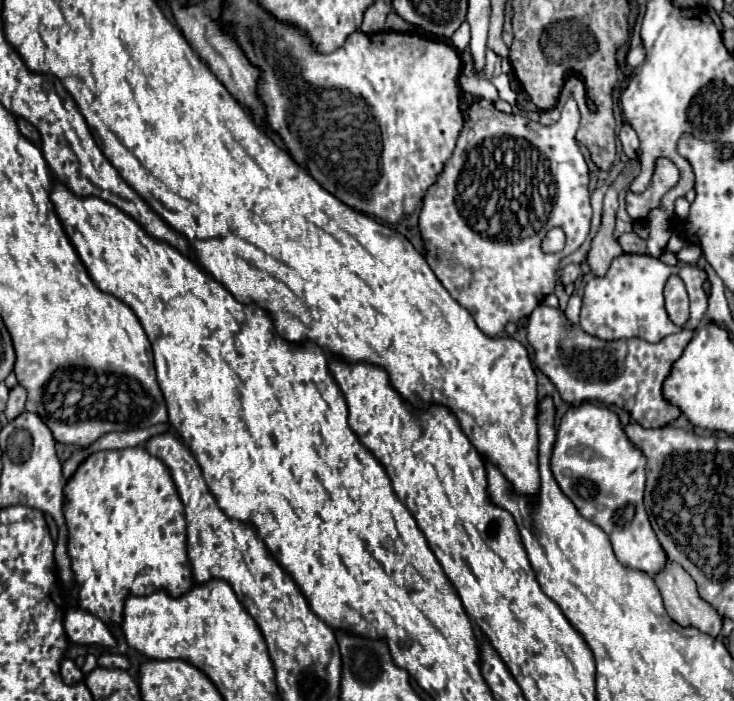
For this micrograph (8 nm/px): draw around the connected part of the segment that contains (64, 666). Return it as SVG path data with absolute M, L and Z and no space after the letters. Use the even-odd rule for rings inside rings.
M62 660L62 664L60 664L60 674L62 674L62 680L66 682L66 684L74 684L74 682L80 682L84 676L82 676L82 672L80 672L80 668L72 662L72 660Z

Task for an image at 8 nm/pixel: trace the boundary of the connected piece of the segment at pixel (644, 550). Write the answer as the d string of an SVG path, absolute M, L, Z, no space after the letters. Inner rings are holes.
M598 404L570 406L562 416L552 450L550 468L560 490L578 508L580 516L598 524L610 538L622 566L656 576L666 554L650 526L642 504L646 484L646 458L630 444L616 412Z

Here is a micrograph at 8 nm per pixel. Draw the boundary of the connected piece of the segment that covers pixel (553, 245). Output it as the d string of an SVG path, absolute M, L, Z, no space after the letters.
M552 228L546 234L546 238L542 240L542 250L544 252L560 252L564 248L564 240L566 240L564 232L560 228Z

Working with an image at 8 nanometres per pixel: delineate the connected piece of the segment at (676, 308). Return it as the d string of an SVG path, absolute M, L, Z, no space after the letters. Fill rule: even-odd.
M670 276L664 287L666 312L676 326L684 326L690 318L690 302L688 302L685 285L678 276Z

